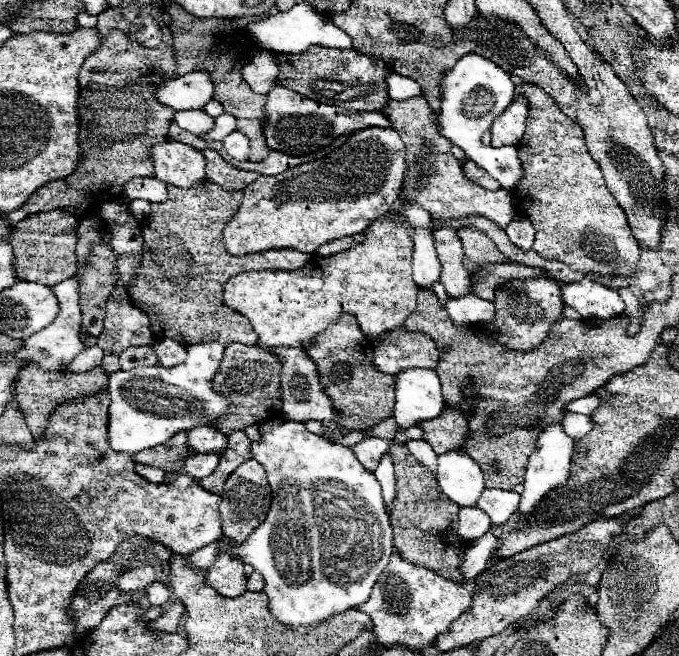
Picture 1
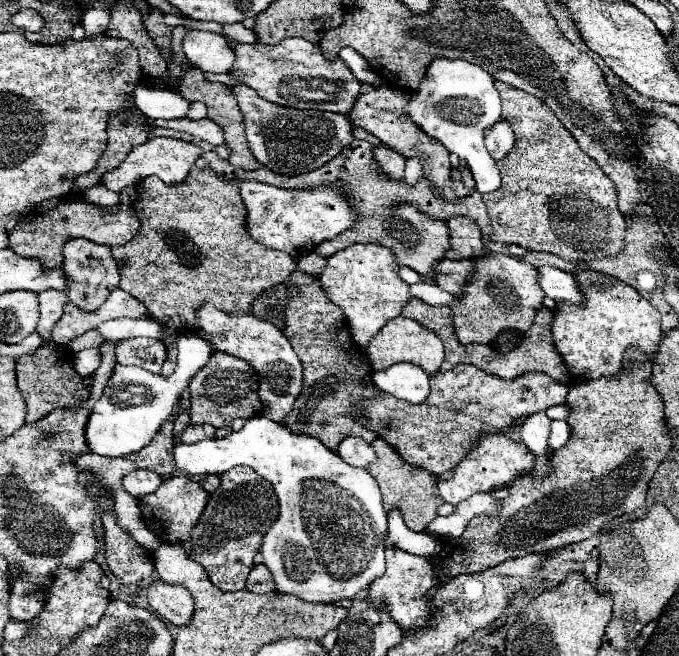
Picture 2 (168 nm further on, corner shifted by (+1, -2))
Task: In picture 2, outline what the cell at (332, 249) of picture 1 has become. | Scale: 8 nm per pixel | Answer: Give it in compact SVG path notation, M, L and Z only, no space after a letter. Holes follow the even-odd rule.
M399 204L397 208L375 212L371 218L361 218L355 224L355 228L335 236L333 240L321 242L315 248L315 252L323 258L329 258L331 254L335 254L351 244L367 244L367 242L391 248L401 266L409 266L415 272L419 272L425 280L433 280L435 264L445 258L445 252L449 248L449 228L443 220L431 220L431 218L423 216L415 206L411 208L411 204Z

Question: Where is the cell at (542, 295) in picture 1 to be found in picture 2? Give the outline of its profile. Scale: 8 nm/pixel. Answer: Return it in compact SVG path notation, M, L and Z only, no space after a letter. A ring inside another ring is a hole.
M487 254L483 258L475 258L477 270L475 280L465 286L461 296L461 304L453 306L455 334L461 344L493 344L503 332L513 330L517 334L525 334L535 318L535 312L543 308L545 292L537 282L537 268L525 264L513 256L505 254Z

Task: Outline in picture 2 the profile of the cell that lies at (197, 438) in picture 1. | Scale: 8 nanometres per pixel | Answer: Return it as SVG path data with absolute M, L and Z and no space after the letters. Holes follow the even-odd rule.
M203 424L203 426L189 426L183 436L181 436L181 442L185 444L195 444L199 440L207 440L207 438L215 438L215 428L209 426L209 424Z

